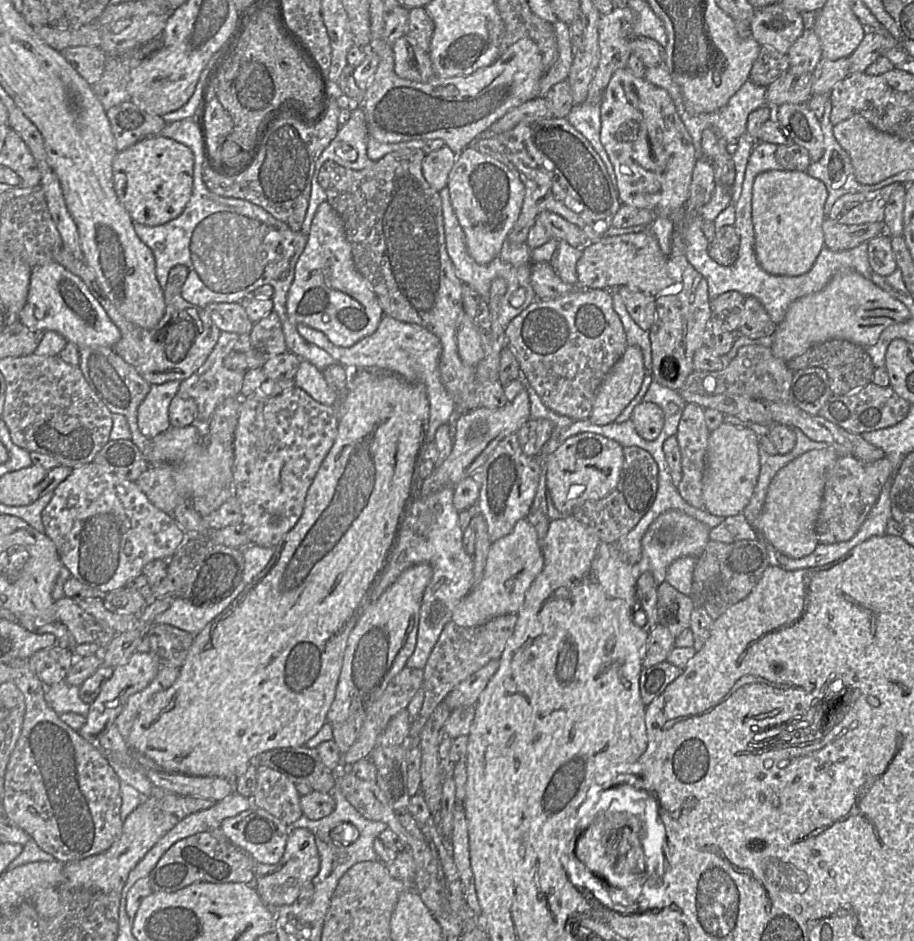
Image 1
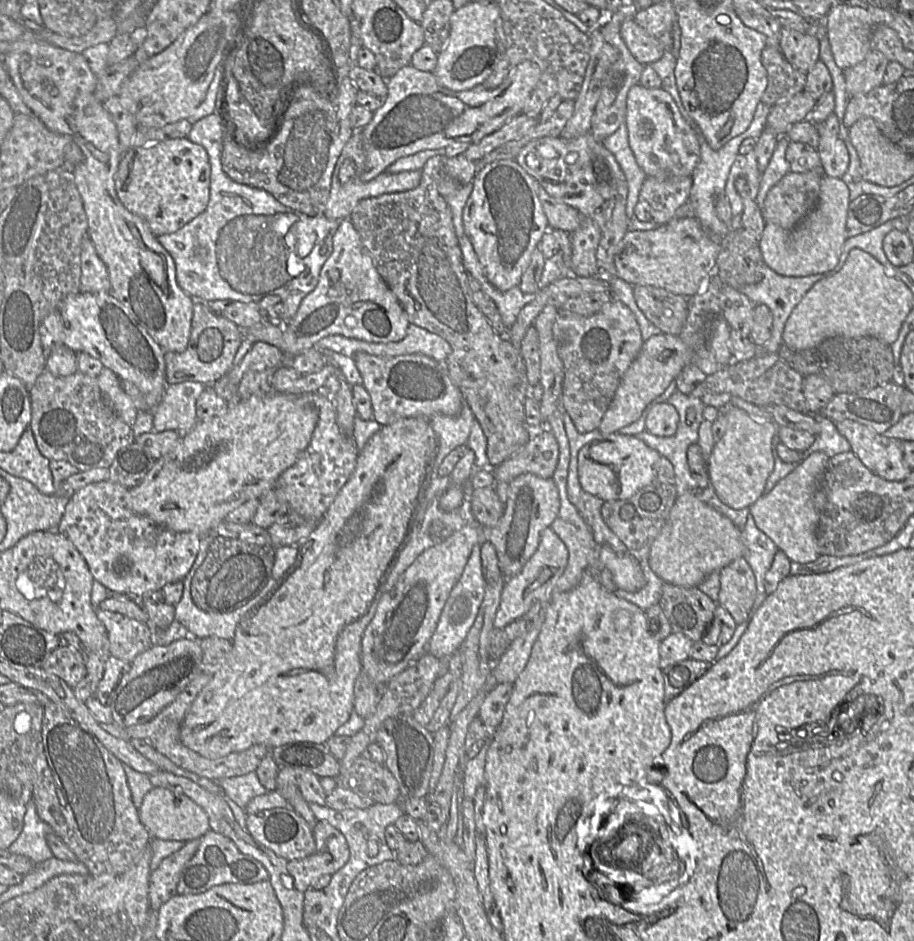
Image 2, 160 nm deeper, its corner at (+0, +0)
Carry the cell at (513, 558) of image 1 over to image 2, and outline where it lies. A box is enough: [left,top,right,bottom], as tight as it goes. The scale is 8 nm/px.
[494,528,568,629]

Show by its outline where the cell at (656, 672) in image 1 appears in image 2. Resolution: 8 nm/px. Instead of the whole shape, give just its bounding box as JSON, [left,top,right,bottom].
[662,658,711,702]

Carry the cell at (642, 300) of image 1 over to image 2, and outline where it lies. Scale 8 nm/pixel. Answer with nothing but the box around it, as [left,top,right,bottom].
[634,286,688,336]

